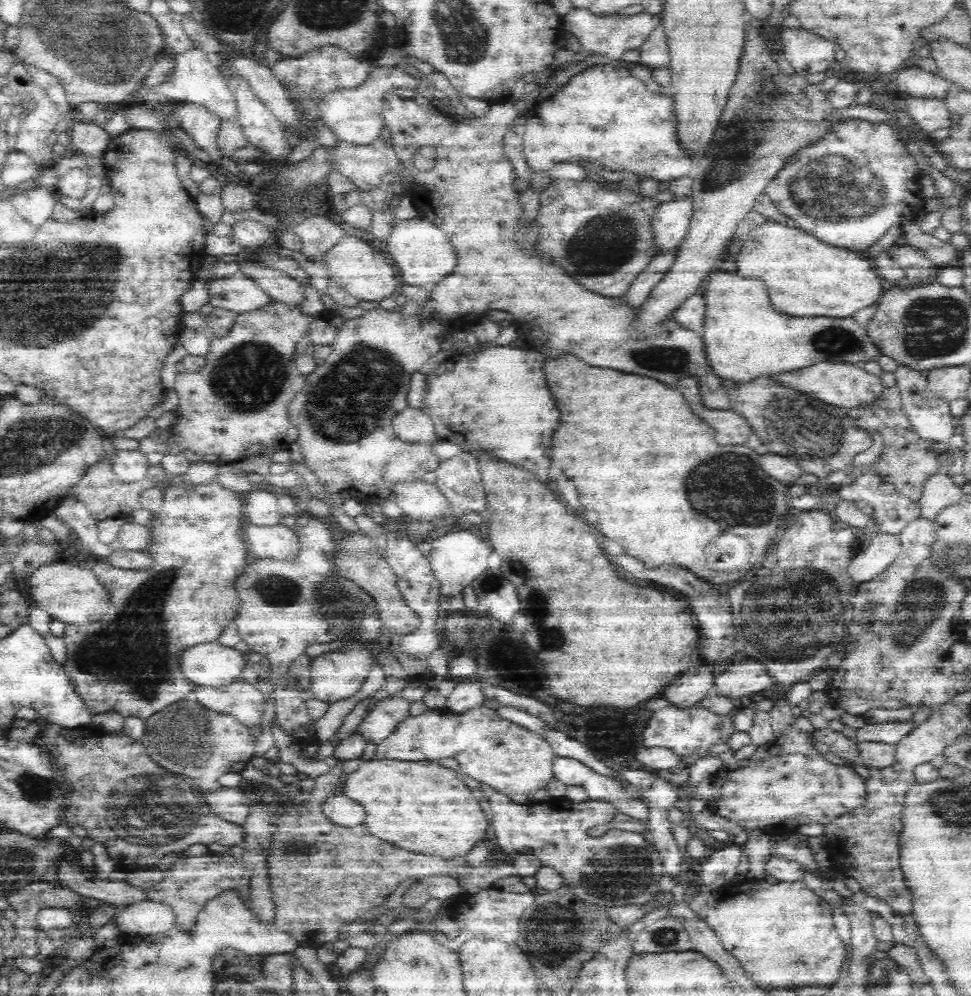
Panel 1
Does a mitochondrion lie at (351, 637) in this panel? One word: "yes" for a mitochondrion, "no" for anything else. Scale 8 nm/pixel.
no

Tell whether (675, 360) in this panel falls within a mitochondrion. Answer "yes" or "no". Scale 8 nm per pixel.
yes

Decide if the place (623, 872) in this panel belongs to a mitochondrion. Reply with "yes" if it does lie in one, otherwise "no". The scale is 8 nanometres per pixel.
yes

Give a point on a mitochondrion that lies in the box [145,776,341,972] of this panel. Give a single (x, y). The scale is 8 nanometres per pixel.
(302, 848)

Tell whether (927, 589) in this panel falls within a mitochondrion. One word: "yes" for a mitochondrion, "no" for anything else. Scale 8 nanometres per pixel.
yes

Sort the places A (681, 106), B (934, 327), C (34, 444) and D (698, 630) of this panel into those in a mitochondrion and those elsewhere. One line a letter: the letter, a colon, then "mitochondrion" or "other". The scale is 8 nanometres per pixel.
A: other
B: mitochondrion
C: mitochondrion
D: other

